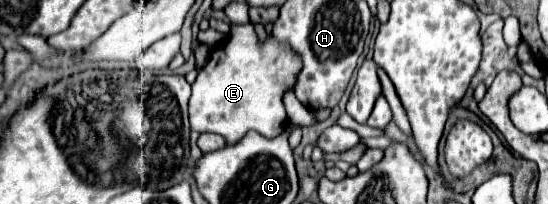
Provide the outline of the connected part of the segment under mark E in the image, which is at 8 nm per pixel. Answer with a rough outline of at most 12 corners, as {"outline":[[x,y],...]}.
{"outline":[[231,24],[191,86],[191,128],[275,138],[303,64]]}

